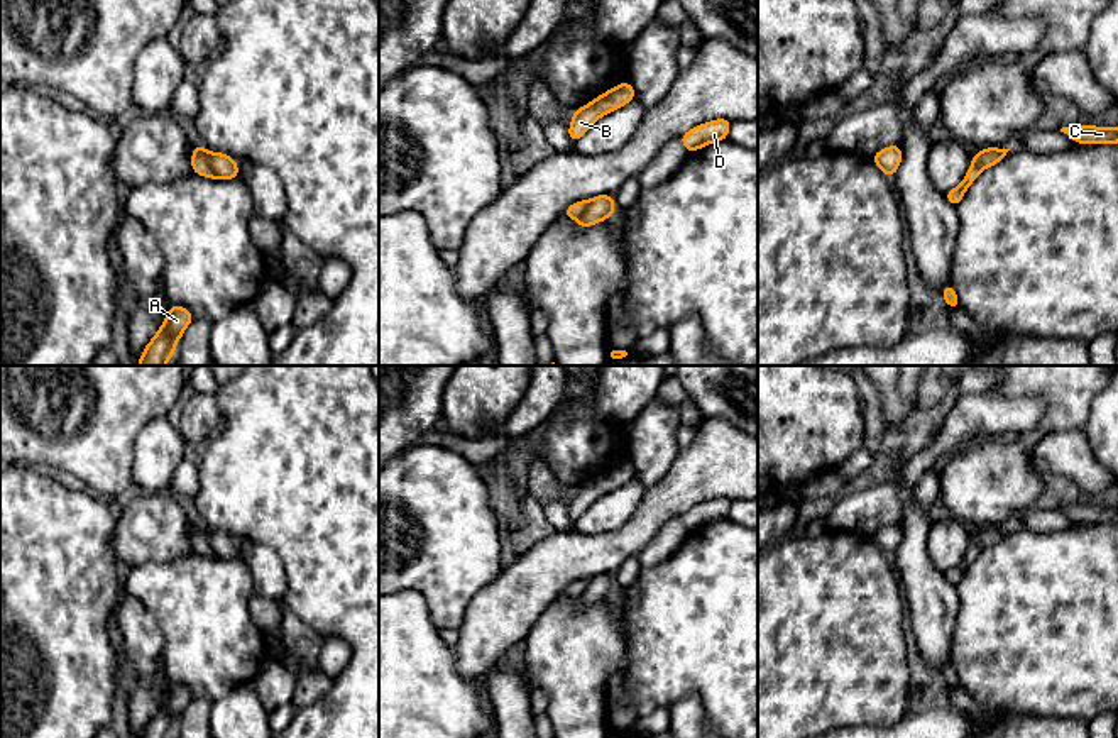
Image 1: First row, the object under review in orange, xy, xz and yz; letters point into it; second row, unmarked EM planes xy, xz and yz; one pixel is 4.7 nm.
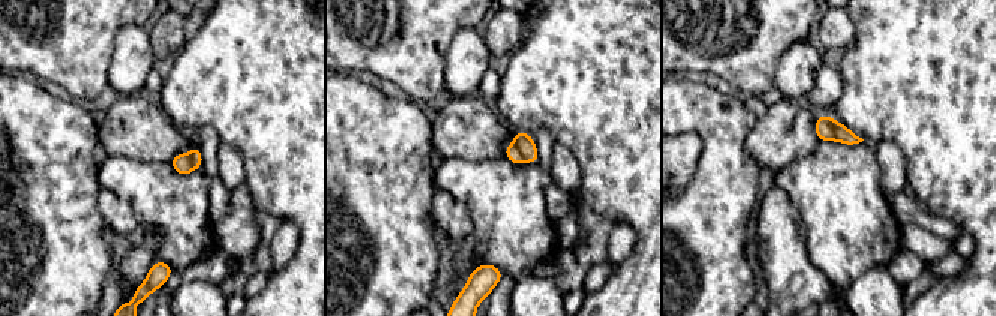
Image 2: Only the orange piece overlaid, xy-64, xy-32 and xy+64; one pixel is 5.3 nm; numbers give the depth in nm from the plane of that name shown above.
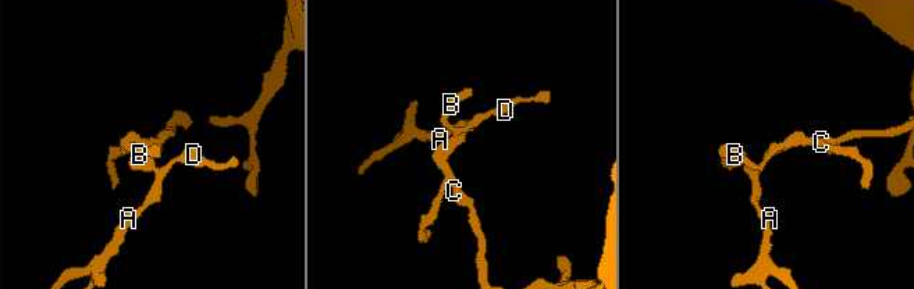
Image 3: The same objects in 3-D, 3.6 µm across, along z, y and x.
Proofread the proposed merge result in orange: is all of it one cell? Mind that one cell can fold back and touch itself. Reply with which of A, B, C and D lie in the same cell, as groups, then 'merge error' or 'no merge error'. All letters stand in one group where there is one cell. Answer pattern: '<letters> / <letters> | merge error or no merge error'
A D / B C | merge error

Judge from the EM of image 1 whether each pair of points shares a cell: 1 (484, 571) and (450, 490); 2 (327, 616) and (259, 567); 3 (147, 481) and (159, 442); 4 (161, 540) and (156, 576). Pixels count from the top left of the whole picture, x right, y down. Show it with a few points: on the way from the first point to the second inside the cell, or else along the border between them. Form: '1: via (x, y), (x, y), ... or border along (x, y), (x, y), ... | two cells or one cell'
1: via (464, 550), (450, 537), (450, 510) | one cell
2: border along (271, 549), (284, 572), (284, 594), (281, 600) | two cells
3: via (153, 471), (158, 452) | one cell
4: border along (191, 550), (171, 561), (141, 562), (132, 567) | two cells

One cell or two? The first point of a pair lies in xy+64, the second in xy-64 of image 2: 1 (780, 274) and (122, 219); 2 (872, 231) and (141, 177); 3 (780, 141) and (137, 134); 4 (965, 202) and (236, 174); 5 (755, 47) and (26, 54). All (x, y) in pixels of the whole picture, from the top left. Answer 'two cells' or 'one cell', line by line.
1: one cell
2: one cell
3: one cell
4: two cells
5: one cell

